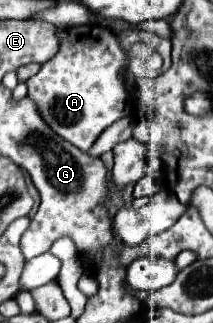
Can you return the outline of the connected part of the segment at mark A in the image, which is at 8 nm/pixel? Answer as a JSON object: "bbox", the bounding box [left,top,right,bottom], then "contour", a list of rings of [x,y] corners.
{"bbox":[26,25,132,152],"contour":[[[79,25],[74,28],[62,28],[60,30],[60,48],[56,56],[52,56],[48,62],[42,64],[40,72],[32,76],[26,86],[28,86],[28,98],[38,106],[38,112],[42,120],[64,140],[74,144],[76,148],[88,152],[96,138],[116,120],[128,116],[132,112],[132,98],[124,88],[122,72],[130,64],[130,54],[122,48],[120,40],[116,34],[104,26]]]}

